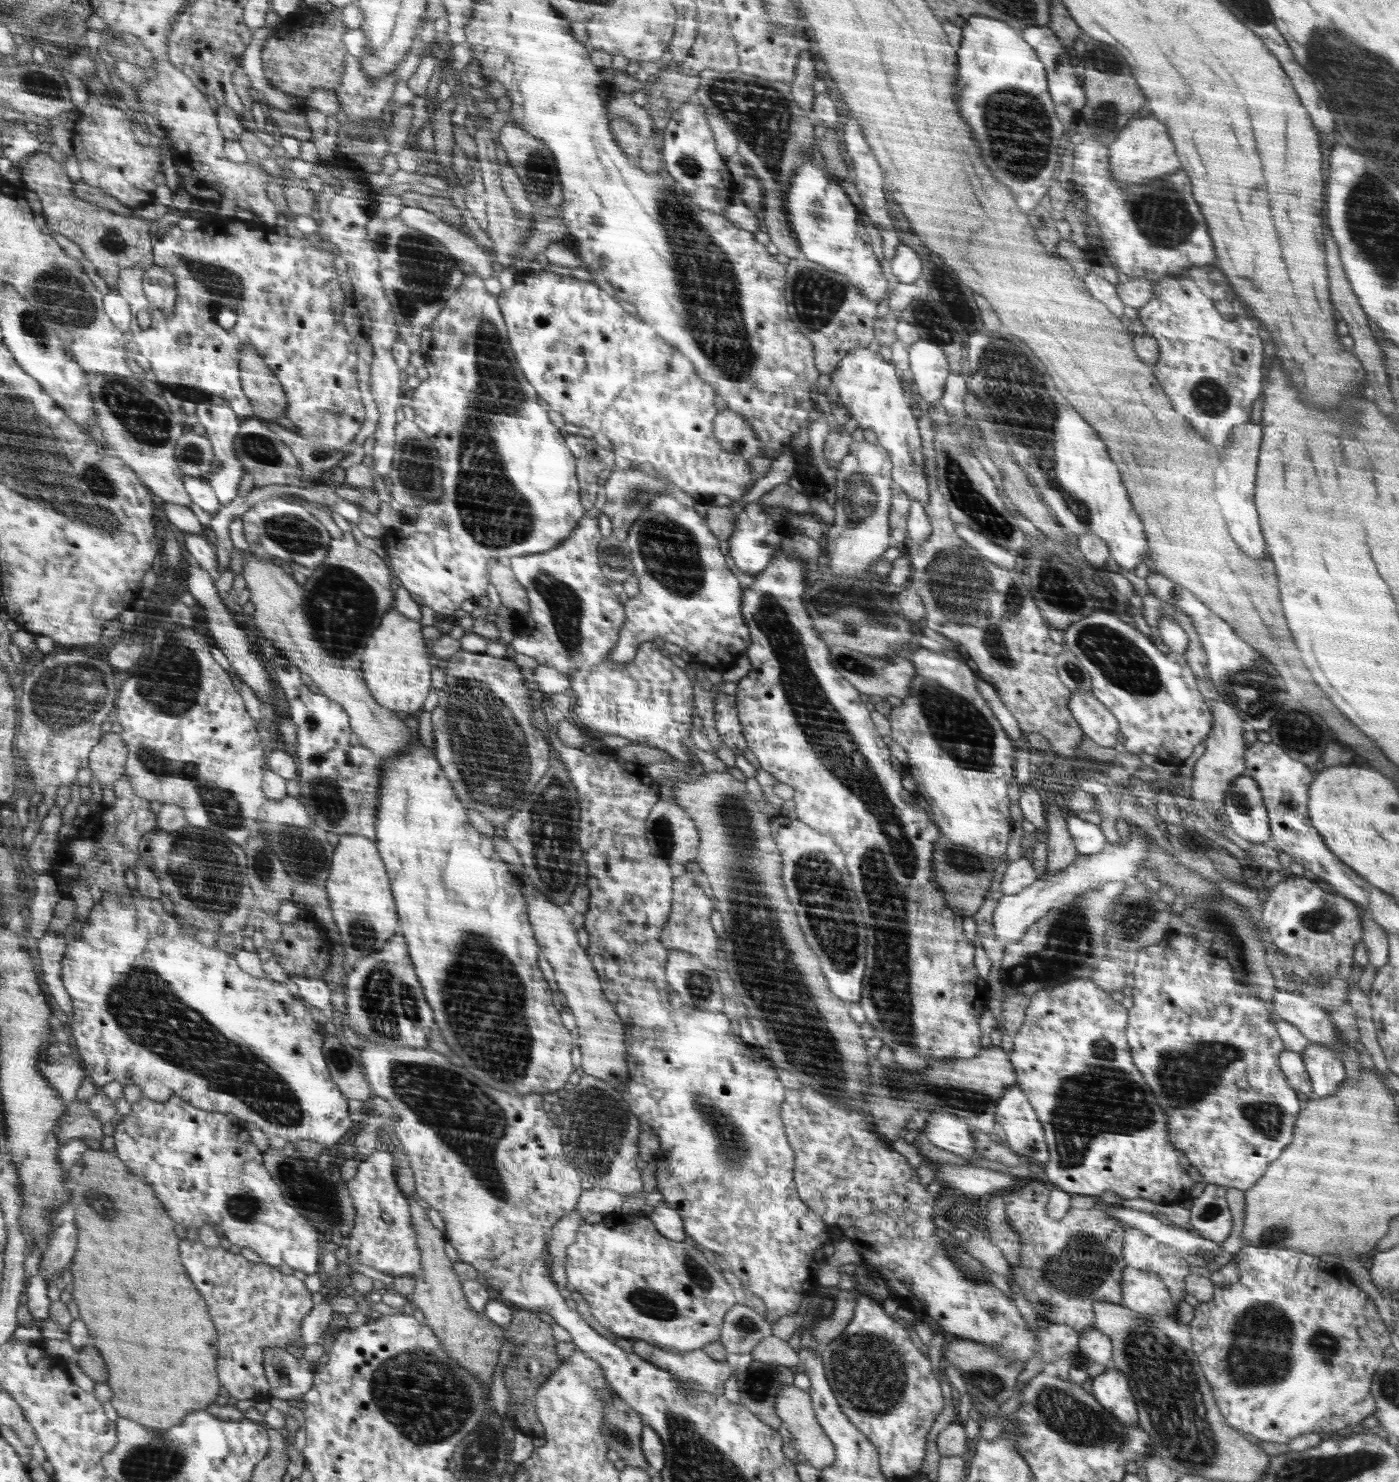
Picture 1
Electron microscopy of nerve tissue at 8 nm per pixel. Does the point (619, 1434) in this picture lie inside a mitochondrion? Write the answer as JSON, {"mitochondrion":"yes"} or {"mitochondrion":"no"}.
{"mitochondrion":"yes"}

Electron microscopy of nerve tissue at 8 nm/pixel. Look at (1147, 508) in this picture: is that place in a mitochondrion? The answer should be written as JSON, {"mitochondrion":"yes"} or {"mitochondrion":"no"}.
{"mitochondrion":"no"}

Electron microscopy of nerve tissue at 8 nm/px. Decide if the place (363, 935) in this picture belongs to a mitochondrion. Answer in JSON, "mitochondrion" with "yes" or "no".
{"mitochondrion":"yes"}

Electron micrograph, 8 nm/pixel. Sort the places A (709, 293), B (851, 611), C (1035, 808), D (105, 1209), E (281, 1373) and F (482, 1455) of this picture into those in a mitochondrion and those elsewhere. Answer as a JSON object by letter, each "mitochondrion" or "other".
{"A":"mitochondrion","B":"mitochondrion","C":"other","D":"mitochondrion","E":"other","F":"mitochondrion"}

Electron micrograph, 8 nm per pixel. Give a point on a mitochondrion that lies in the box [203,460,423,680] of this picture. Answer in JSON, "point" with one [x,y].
{"point":[339,610]}

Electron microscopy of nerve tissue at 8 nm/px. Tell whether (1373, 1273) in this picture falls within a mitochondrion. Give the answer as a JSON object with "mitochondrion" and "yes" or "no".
{"mitochondrion":"no"}

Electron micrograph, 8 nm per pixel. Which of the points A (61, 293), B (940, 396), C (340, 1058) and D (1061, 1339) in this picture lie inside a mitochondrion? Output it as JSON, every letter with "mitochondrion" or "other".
{"A":"mitochondrion","B":"other","C":"mitochondrion","D":"other"}

